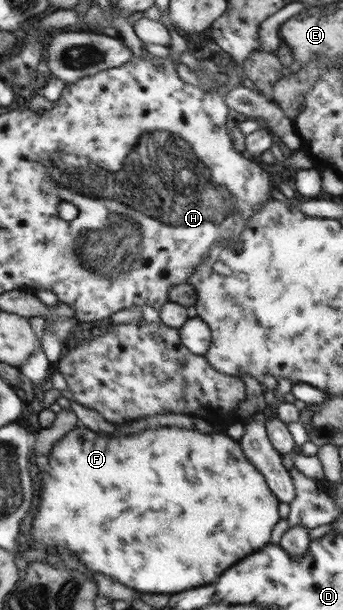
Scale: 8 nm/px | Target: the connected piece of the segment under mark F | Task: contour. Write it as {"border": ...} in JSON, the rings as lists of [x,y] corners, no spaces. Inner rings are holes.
{"border":[[[79,424],[52,446],[48,457],[50,474],[55,479],[49,481],[42,473],[41,503],[37,508],[39,511],[35,516],[36,519],[33,519],[34,530],[31,535],[38,543],[52,546],[60,552],[69,548],[77,553],[79,560],[91,571],[106,574],[115,582],[121,582],[138,593],[149,594],[173,594],[173,592],[183,592],[209,585],[209,582],[215,582],[215,578],[219,578],[229,566],[237,564],[245,557],[264,549],[265,544],[269,544],[273,526],[282,519],[277,514],[279,502],[268,487],[265,477],[244,455],[239,441],[229,437],[226,432],[217,433],[207,430],[207,434],[203,432],[199,434],[193,430],[179,430],[179,428],[157,428],[157,430],[147,430],[141,434],[133,433],[133,436],[121,435],[115,431],[114,435],[95,432]]]}

